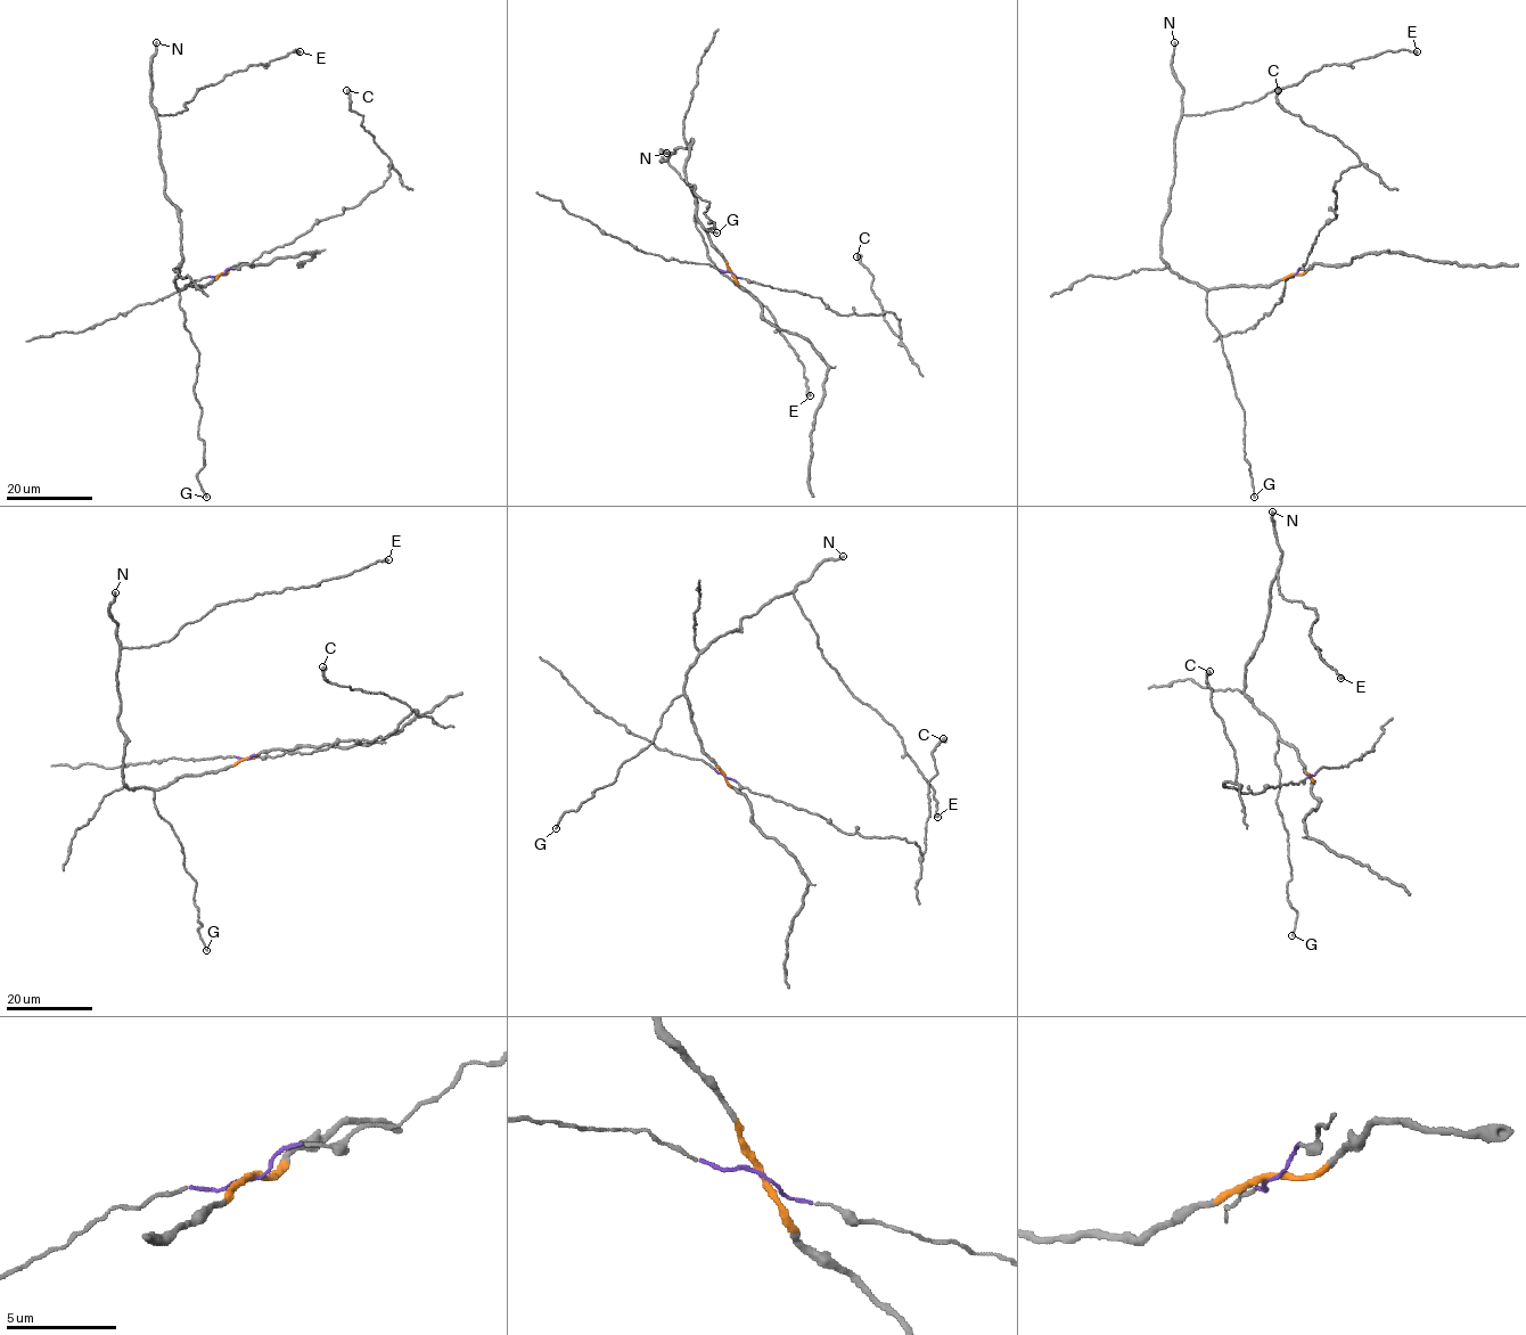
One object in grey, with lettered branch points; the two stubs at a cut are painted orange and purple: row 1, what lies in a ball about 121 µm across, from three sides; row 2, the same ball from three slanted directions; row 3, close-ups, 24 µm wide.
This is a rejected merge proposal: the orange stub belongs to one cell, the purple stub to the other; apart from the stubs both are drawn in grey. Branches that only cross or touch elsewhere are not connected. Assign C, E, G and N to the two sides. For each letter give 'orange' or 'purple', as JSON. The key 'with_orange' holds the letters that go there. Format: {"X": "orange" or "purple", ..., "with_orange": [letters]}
{"C": "purple", "E": "orange", "G": "orange", "N": "orange", "with_orange": ["E", "G", "N"]}

